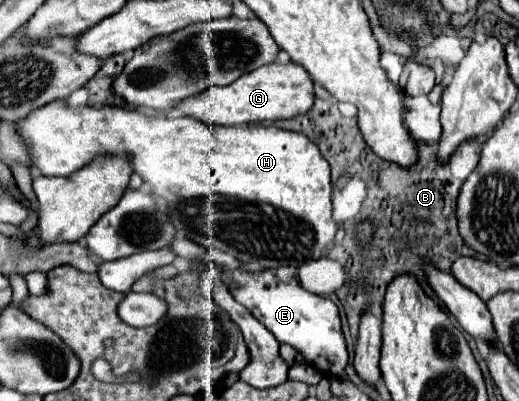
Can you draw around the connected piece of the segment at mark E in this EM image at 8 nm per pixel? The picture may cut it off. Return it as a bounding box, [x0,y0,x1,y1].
[198,267,348,377]

